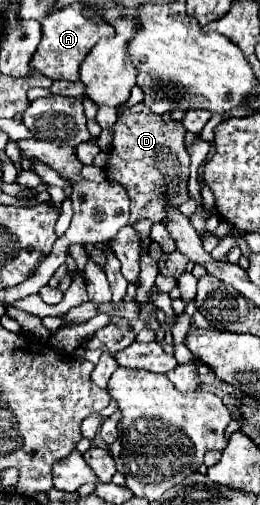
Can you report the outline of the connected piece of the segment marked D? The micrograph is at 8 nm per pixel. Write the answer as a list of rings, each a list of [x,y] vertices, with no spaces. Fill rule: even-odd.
[[[142,102],[120,112],[114,126],[106,178],[126,188],[132,202],[130,224],[140,220],[158,222],[162,216],[166,216],[168,206],[180,206],[180,202],[188,200],[190,156],[184,148],[184,134],[186,130],[182,124],[174,122],[170,114],[158,116]]]

